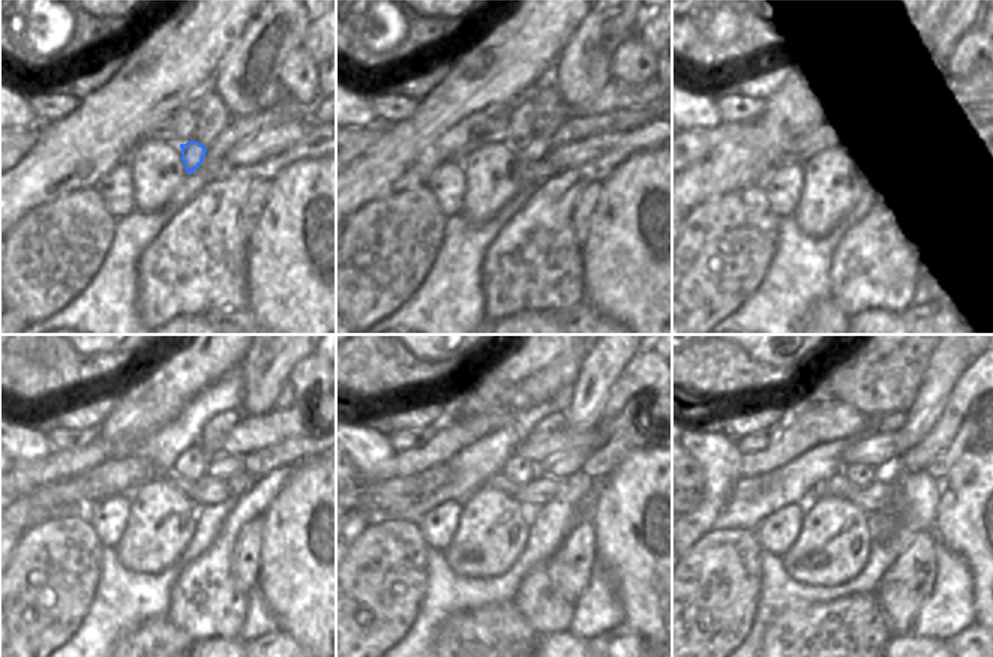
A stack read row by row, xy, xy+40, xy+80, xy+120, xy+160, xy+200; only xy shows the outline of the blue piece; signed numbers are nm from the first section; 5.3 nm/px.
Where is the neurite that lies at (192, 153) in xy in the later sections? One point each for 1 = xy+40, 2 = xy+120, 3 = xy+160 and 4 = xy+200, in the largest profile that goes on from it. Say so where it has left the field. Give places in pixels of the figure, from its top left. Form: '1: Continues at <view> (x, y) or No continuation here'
1: Continues at xy+40 (536, 149)
2: Continues at xy+120 (221, 465)
3: Continues at xy+160 (641, 377)
4: Continues at xy+200 (977, 378).

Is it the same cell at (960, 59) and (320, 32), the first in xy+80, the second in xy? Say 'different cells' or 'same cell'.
different cells

